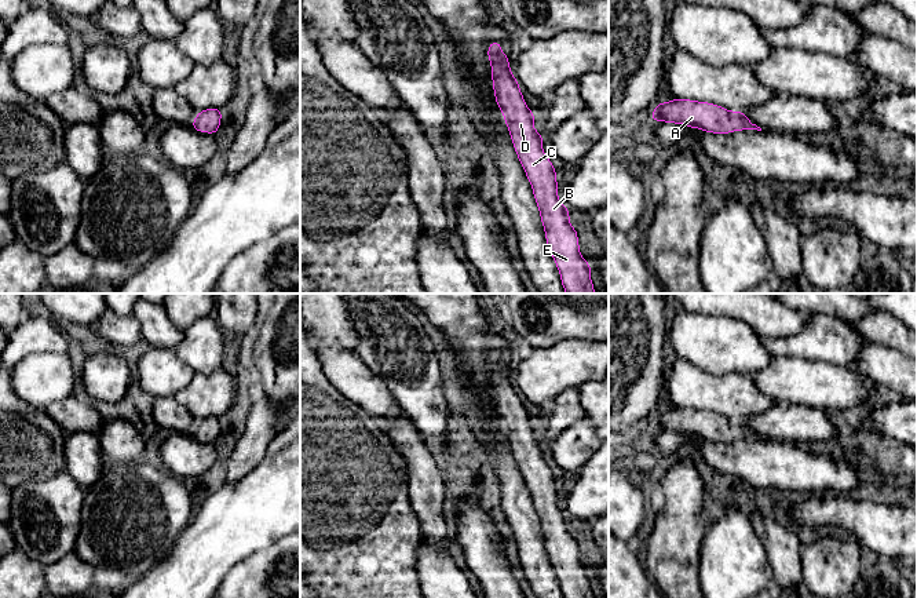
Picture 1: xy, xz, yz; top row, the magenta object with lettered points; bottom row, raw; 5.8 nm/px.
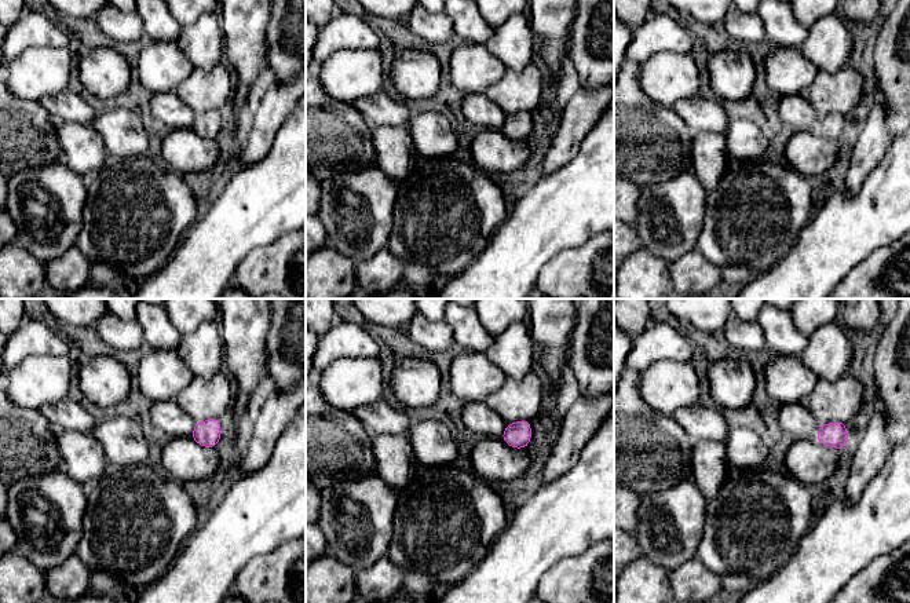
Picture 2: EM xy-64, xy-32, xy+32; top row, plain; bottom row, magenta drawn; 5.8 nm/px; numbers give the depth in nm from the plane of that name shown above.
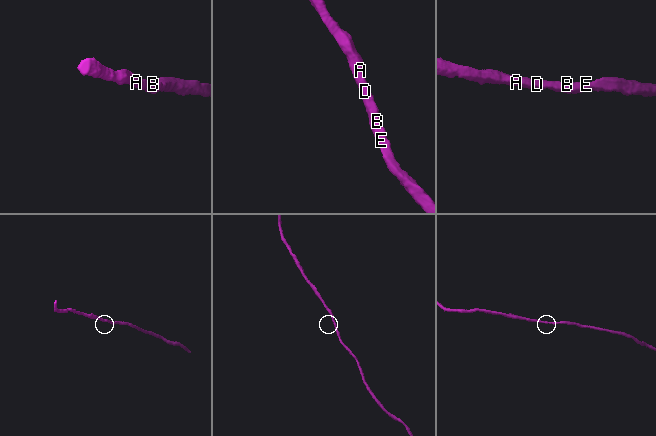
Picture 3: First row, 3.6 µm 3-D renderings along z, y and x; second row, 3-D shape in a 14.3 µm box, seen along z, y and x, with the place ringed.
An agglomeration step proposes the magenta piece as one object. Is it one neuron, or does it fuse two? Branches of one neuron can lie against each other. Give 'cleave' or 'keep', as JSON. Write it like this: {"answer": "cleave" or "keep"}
{"answer": "keep"}

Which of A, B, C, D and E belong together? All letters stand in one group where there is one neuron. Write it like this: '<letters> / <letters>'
A B C D E

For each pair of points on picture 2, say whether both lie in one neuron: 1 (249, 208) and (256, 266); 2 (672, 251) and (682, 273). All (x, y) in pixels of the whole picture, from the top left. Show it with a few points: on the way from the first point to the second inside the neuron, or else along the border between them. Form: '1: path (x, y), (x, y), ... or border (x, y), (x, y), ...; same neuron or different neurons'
1: border (284, 234), (255, 248), (234, 274); different neurons
2: border (694, 247), (669, 265); different neurons

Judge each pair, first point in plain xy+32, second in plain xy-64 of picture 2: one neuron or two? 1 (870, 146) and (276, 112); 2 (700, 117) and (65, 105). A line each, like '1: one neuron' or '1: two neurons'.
1: one neuron
2: one neuron

